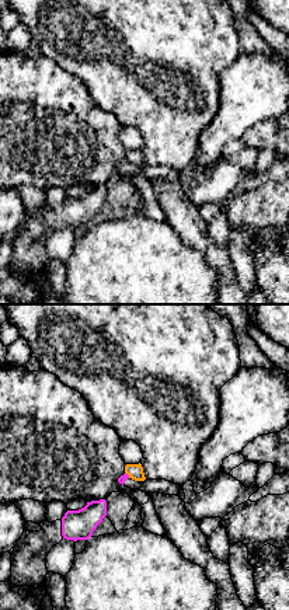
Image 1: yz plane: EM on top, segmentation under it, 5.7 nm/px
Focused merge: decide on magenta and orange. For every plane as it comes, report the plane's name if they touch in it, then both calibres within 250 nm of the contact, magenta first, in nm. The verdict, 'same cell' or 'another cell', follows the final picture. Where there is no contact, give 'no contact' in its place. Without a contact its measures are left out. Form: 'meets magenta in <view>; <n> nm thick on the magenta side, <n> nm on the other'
meets magenta in yz; 50 nm thick on the magenta side, 90 nm on the other

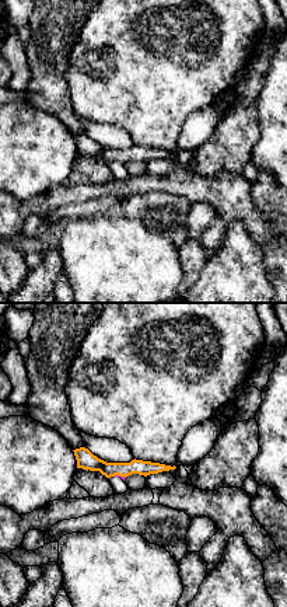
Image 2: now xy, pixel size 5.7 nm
meets magenta in xy; 20 nm thick on the magenta side, 110 nm on the other

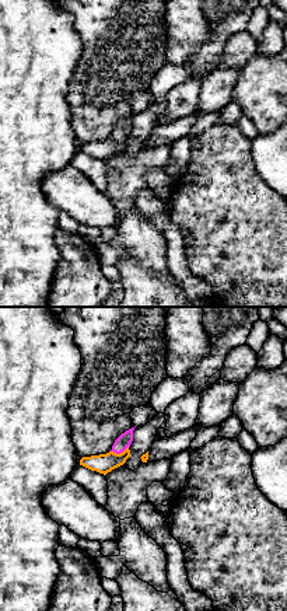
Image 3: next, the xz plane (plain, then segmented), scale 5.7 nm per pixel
meets magenta in xz; 80 nm thick on the magenta side, 110 nm on the other

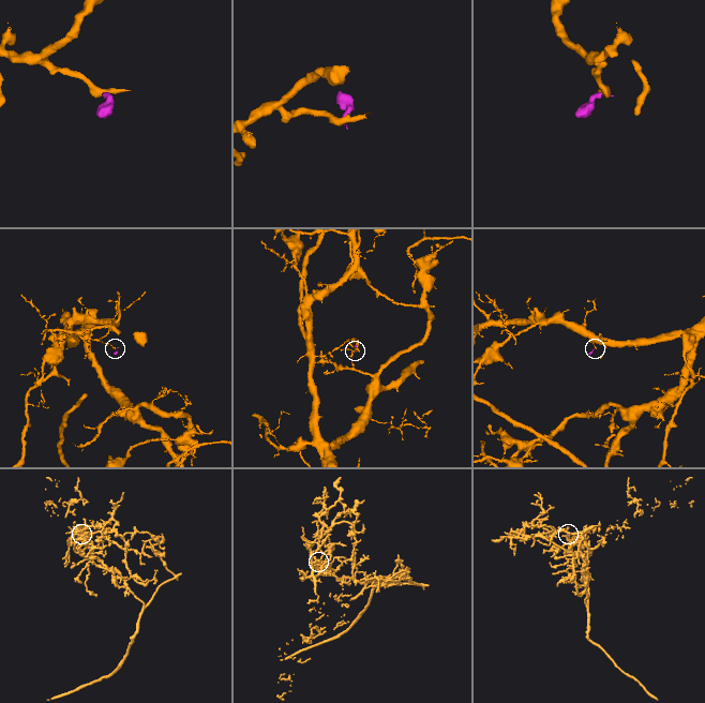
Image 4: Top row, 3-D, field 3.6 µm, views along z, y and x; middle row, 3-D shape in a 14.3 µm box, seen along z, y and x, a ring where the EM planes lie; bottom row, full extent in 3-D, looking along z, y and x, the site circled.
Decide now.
another cell

